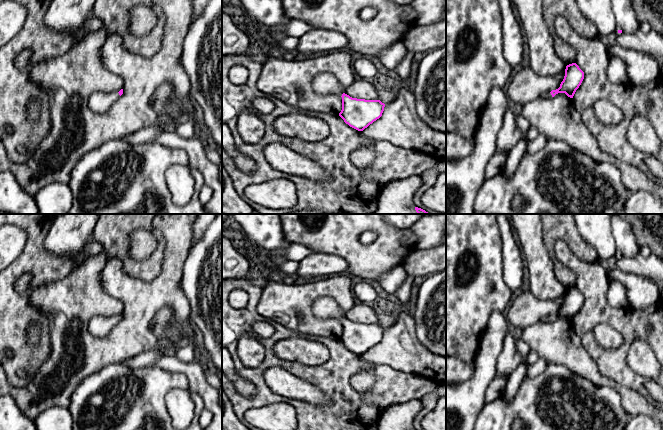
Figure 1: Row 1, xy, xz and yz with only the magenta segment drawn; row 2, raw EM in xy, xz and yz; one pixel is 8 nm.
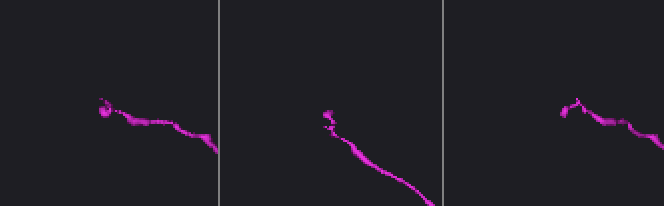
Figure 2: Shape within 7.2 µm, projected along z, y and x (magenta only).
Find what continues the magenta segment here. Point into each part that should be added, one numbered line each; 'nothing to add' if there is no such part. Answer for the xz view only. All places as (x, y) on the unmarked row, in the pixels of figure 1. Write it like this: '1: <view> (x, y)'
1: xz (323, 308)

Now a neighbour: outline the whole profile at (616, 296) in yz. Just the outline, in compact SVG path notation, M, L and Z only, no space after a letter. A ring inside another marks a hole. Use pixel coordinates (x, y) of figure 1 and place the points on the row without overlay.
M609 282L606 298L608 304L614 308L628 307L626 288L620 282Z

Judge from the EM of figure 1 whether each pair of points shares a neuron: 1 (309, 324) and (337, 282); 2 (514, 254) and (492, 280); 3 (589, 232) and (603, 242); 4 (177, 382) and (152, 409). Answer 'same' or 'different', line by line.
1: same
2: different
3: same
4: same

